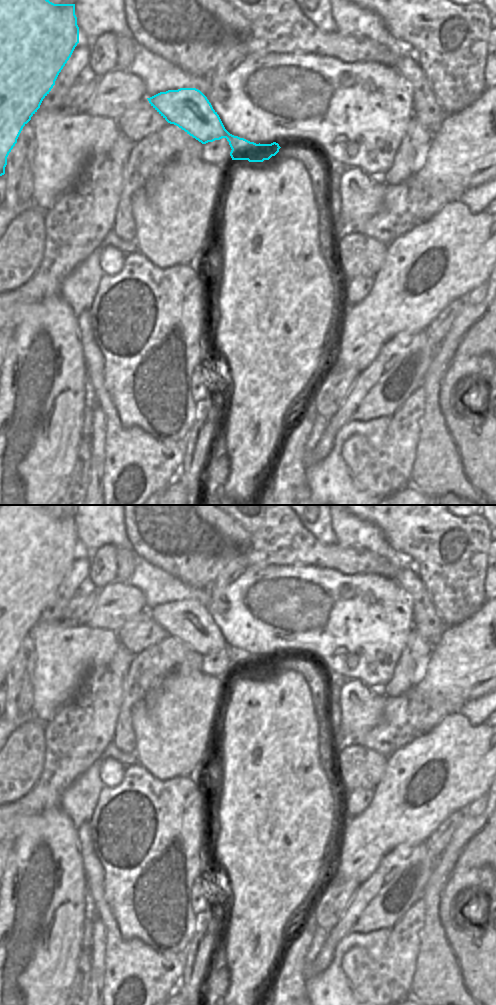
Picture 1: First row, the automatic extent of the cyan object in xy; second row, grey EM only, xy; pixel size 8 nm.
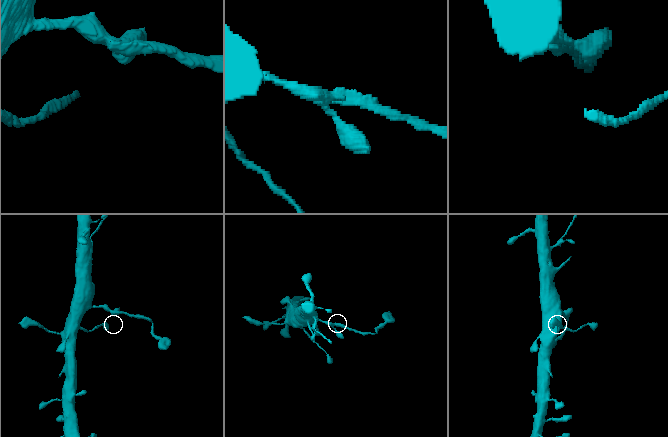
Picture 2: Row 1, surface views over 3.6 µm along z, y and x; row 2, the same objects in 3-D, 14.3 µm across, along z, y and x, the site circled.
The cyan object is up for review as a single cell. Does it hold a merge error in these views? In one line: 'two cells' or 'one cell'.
two cells

